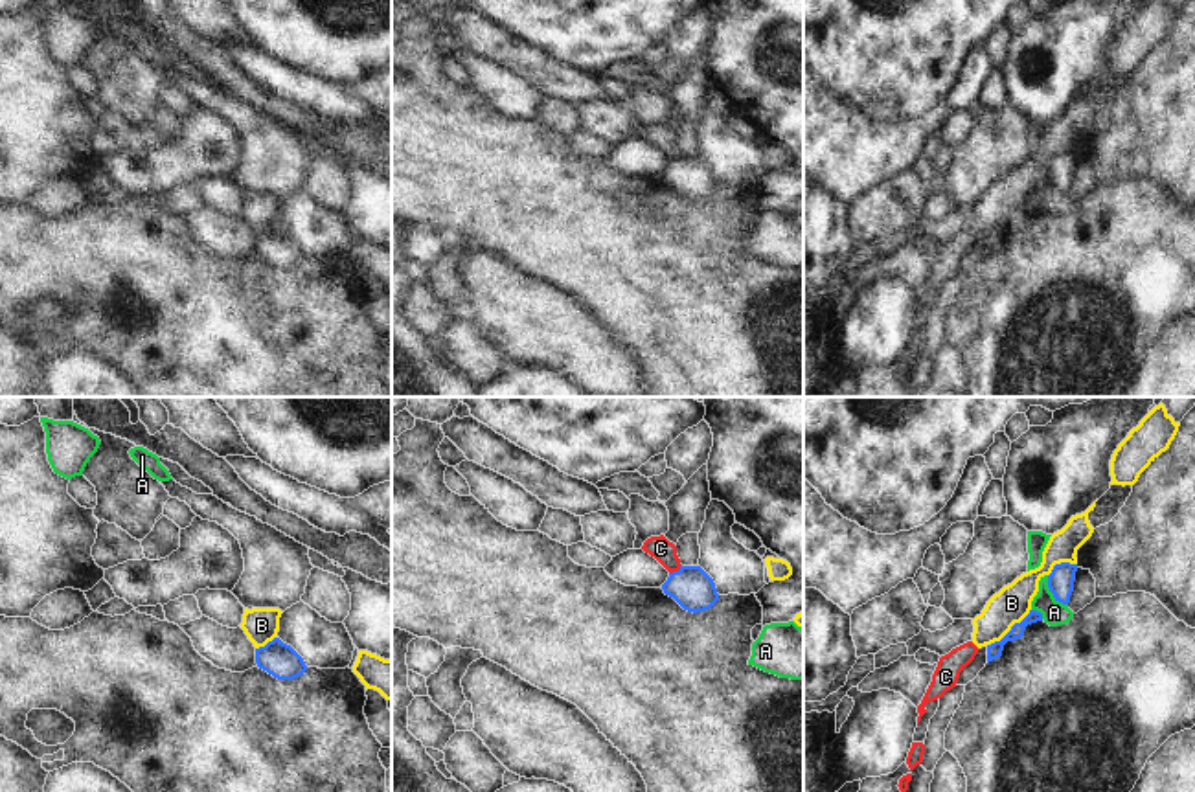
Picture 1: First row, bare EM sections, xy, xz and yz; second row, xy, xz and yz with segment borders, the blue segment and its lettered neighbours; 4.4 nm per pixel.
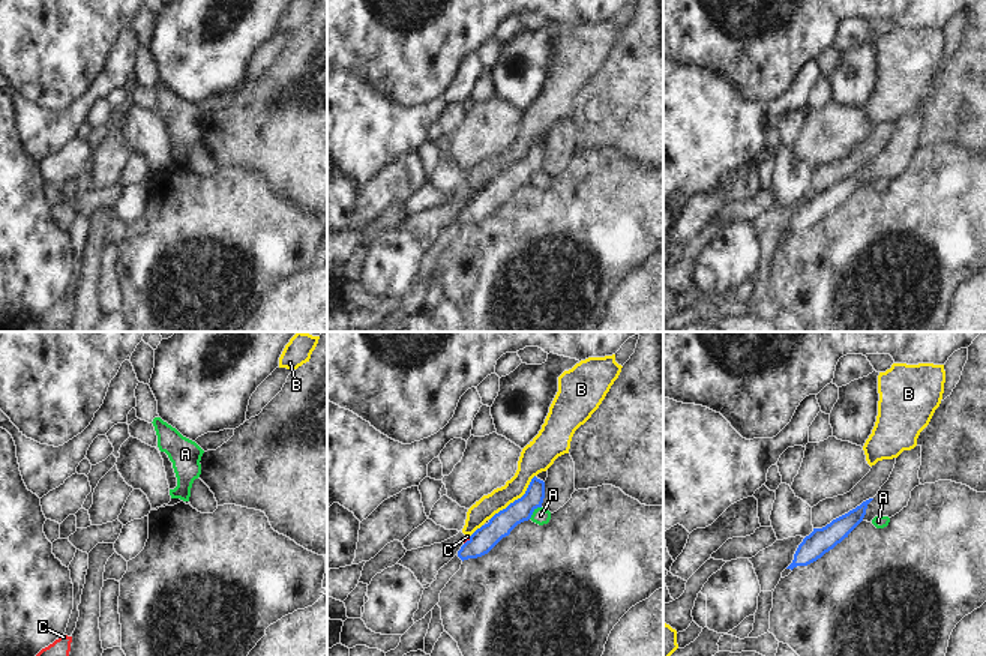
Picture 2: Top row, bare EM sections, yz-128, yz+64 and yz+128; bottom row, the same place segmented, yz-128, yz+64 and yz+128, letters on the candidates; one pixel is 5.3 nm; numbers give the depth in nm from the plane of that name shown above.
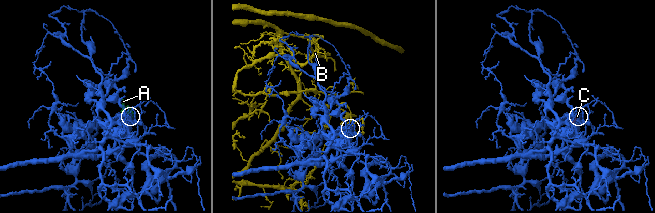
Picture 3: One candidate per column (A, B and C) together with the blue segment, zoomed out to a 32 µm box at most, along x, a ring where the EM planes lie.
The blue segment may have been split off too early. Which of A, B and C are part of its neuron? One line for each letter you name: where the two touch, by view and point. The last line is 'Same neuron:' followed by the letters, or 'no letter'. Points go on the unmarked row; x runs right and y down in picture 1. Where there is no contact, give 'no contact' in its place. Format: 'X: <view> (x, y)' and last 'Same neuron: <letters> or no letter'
Same neuron: no letter

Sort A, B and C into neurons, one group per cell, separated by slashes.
A / B C

